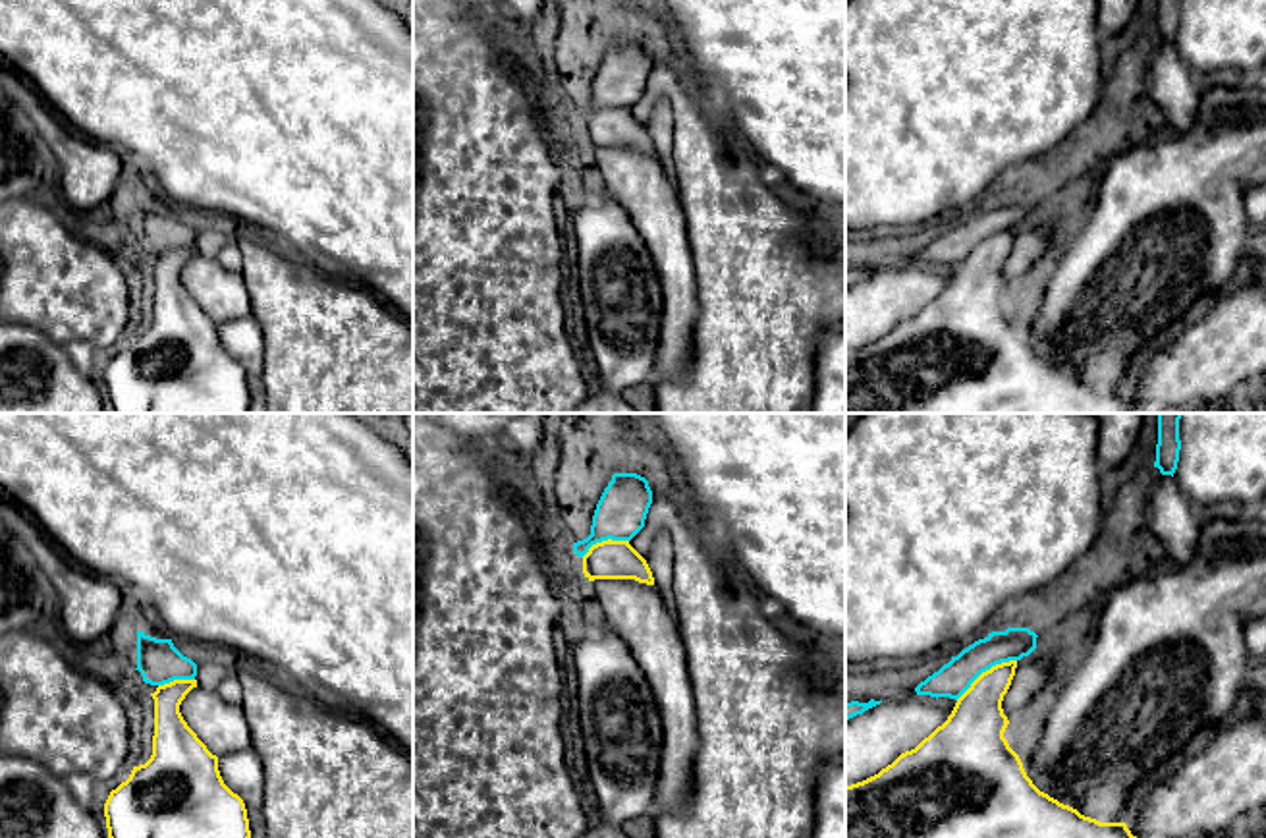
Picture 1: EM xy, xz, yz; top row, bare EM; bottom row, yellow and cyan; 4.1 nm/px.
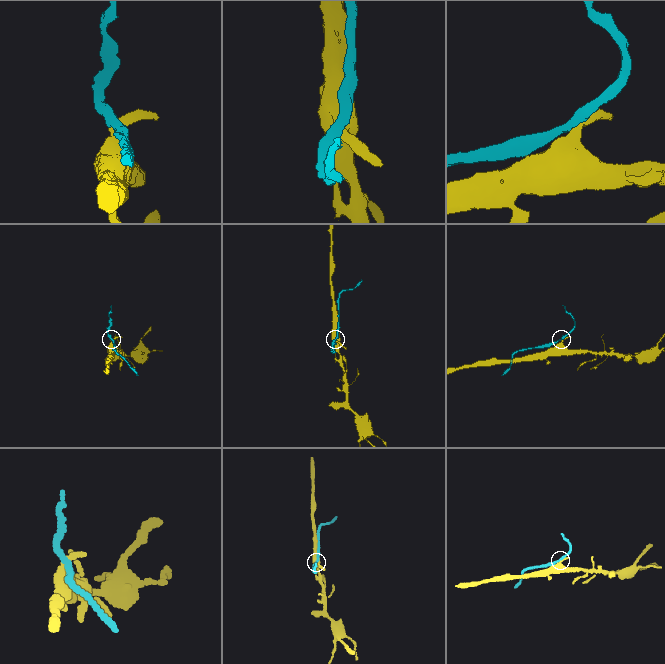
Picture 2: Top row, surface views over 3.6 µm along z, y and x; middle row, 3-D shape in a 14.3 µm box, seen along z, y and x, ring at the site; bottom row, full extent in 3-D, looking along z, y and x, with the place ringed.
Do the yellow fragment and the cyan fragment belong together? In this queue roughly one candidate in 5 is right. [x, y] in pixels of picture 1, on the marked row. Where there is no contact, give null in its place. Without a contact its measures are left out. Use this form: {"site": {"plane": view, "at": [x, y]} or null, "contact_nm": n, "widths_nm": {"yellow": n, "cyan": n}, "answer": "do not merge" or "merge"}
{"site": {"plane": "yz", "at": [987, 670]}, "contact_nm": 300, "widths_nm": {"yellow": 240, "cyan": 150}, "answer": "do not merge"}

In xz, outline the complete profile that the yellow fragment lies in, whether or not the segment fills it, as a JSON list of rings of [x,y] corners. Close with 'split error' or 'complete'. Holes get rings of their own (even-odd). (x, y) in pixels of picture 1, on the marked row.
[[[602,541],[583,556],[583,573],[594,579],[635,579],[654,585],[647,560],[629,545],[629,541]]]; complete

